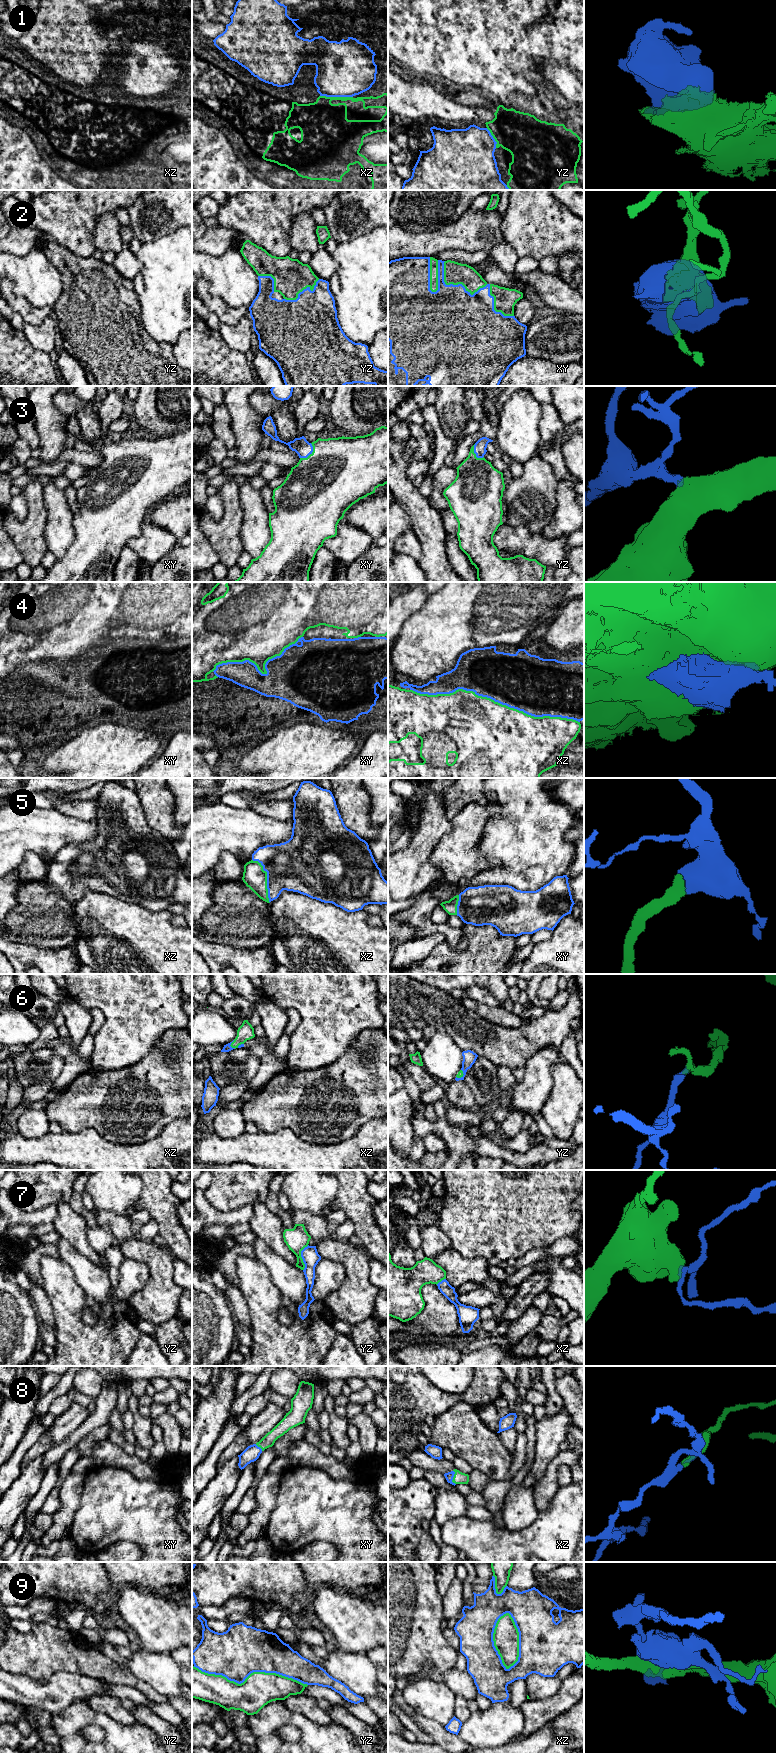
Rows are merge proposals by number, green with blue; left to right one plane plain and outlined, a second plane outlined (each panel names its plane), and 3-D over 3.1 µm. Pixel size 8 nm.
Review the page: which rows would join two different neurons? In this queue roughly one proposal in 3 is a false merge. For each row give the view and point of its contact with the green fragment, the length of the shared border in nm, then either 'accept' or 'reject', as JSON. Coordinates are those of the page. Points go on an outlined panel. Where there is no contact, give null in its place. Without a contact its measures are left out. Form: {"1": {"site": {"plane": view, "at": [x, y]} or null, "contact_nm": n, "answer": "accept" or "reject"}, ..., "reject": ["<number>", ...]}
{"1": {"site": {"plane": "xz", "at": [336, 97]}, "contact_nm": 260, "answer": "reject"}, "2": {"site": {"plane": "xy", "at": [430, 276]}, "contact_nm": 300, "answer": "accept"}, "3": {"site": {"plane": "xy", "at": [310, 454]}, "contact_nm": 160, "answer": "accept"}, "4": {"site": {"plane": "xz", "at": [494, 701]}, "contact_nm": 1400, "answer": "reject"}, "5": {"site": {"plane": "xz", "at": [266, 879]}, "contact_nm": 380, "answer": "accept"}, "6": {"site": {"plane": "xz", "at": [231, 1044]}, "contact_nm": 70, "answer": "accept"}, "7": {"site": {"plane": "yz", "at": [301, 1257]}, "contact_nm": 220, "answer": "reject"}, "8": {"site": {"plane": "xz", "at": [453, 1477]}, "contact_nm": 120, "answer": "accept"}, "9": {"site": {"plane": "xz", "at": [518, 1640]}, "contact_nm": 460, "answer": "accept"}, "reject": ["1", "4", "7"]}

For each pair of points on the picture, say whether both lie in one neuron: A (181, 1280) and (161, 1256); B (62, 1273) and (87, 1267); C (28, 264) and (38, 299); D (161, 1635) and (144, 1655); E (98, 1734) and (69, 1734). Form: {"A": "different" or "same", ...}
{"A": "different", "B": "different", "C": "same", "D": "different", "E": "different"}

